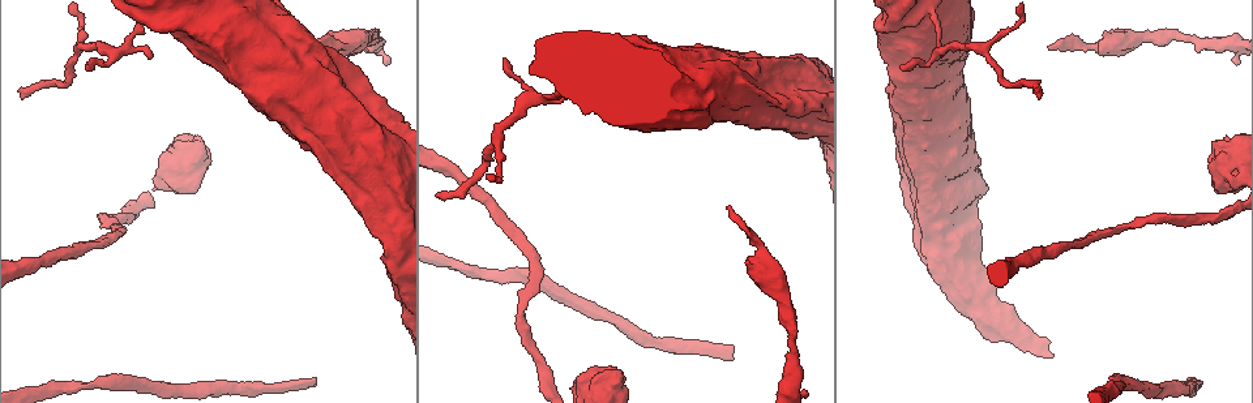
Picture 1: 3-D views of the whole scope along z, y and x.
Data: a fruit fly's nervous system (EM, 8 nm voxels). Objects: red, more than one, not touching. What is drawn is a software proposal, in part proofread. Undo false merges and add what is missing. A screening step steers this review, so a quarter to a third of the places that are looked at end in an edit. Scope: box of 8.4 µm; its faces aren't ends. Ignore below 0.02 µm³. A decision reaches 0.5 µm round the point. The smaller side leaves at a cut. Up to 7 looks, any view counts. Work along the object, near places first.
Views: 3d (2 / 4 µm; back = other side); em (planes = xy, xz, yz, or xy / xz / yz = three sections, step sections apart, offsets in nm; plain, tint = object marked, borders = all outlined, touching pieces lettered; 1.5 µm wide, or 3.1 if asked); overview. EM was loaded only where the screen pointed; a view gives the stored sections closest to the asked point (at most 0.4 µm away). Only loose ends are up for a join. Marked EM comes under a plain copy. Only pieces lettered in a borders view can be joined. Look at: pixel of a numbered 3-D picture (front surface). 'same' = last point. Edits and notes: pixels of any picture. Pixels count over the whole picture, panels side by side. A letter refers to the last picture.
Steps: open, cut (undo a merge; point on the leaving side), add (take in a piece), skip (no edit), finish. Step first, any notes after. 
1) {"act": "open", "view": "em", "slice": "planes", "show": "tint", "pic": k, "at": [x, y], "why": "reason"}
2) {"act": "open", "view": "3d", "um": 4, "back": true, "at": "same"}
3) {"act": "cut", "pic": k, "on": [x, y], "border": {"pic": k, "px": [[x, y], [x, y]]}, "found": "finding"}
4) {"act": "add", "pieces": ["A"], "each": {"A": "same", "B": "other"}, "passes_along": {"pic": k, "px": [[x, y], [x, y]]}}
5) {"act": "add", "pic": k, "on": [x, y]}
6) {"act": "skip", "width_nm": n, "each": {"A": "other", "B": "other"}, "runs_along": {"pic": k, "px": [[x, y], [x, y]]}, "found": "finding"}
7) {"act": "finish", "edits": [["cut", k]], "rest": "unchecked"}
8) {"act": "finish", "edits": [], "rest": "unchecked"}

{"act": "open", "view": "em", "slice": "planes", "show": "borders", "pic": 1, "at": [729, 345], "why": "end of a long branch"}

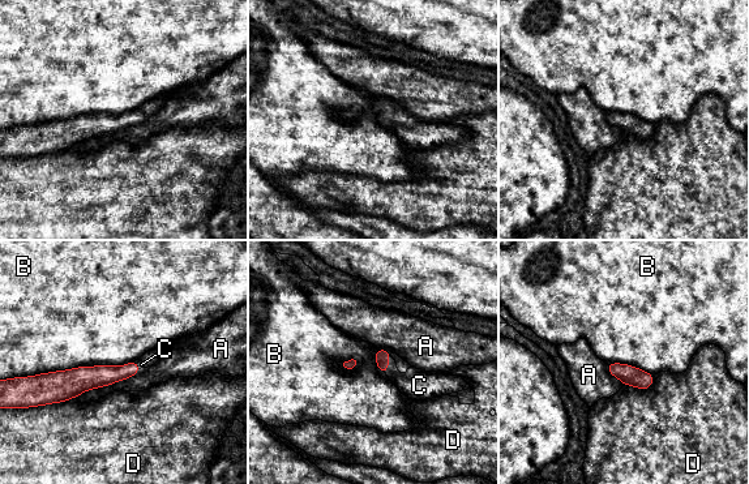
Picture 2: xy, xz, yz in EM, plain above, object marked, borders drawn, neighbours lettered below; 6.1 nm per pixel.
{"act": "add", "pieces": ["C"], "each": {"A": "other", "B": "other", "C": "same", "D": "other"}, "found": "the neuron continues"}

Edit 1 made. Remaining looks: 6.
{"act": "open", "view": "em", "slice": "planes", "show": "borders", "pic": 1, "at": [1037, 95], "why": "free end"}

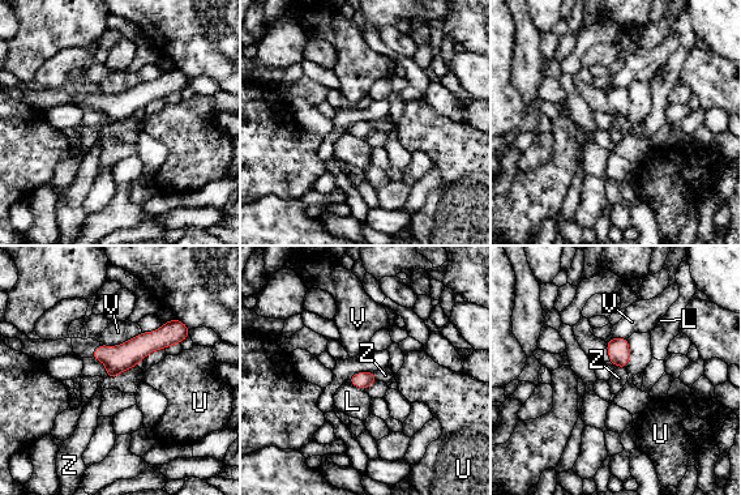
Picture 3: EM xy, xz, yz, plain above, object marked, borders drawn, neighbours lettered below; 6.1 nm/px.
{"act": "skip", "each": {"L": "other", "U": "other", "V": "other", "Z": "other"}, "runs_along": {"pic": 3, "px": [[181, 331], [125, 355], [95, 355]]}, "found": "none of them fits"}

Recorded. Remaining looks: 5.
{"act": "open", "view": "em", "slice": "planes", "show": "borders", "pic": 1, "at": [728, 208], "why": "an open end"}

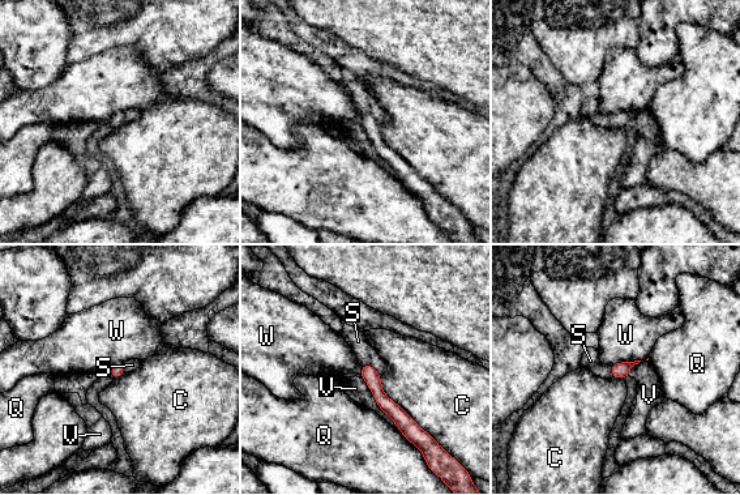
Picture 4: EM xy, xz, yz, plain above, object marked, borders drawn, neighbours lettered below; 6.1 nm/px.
{"act": "add", "pieces": ["S"], "each": {"C": "other", "Q": "other", "S": "same", "V": "other", "W": "other"}, "found": "it goes on there"}

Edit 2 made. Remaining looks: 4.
{"act": "finish", "edits": [["add", 2], ["add", 4]], "rest": "unchecked"}

